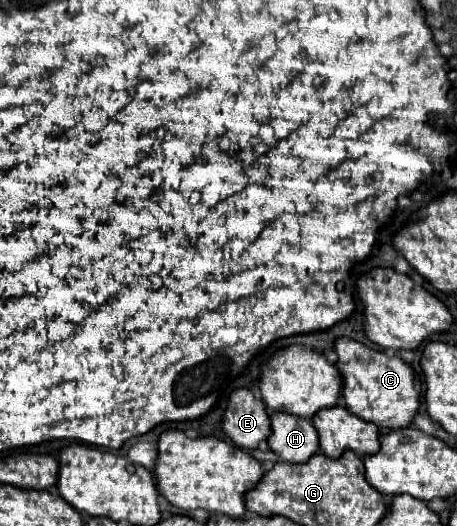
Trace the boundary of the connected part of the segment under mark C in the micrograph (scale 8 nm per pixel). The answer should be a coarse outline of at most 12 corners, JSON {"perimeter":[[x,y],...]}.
{"perimeter":[[353,339],[335,351],[343,403],[383,429],[413,425],[415,371]]}

